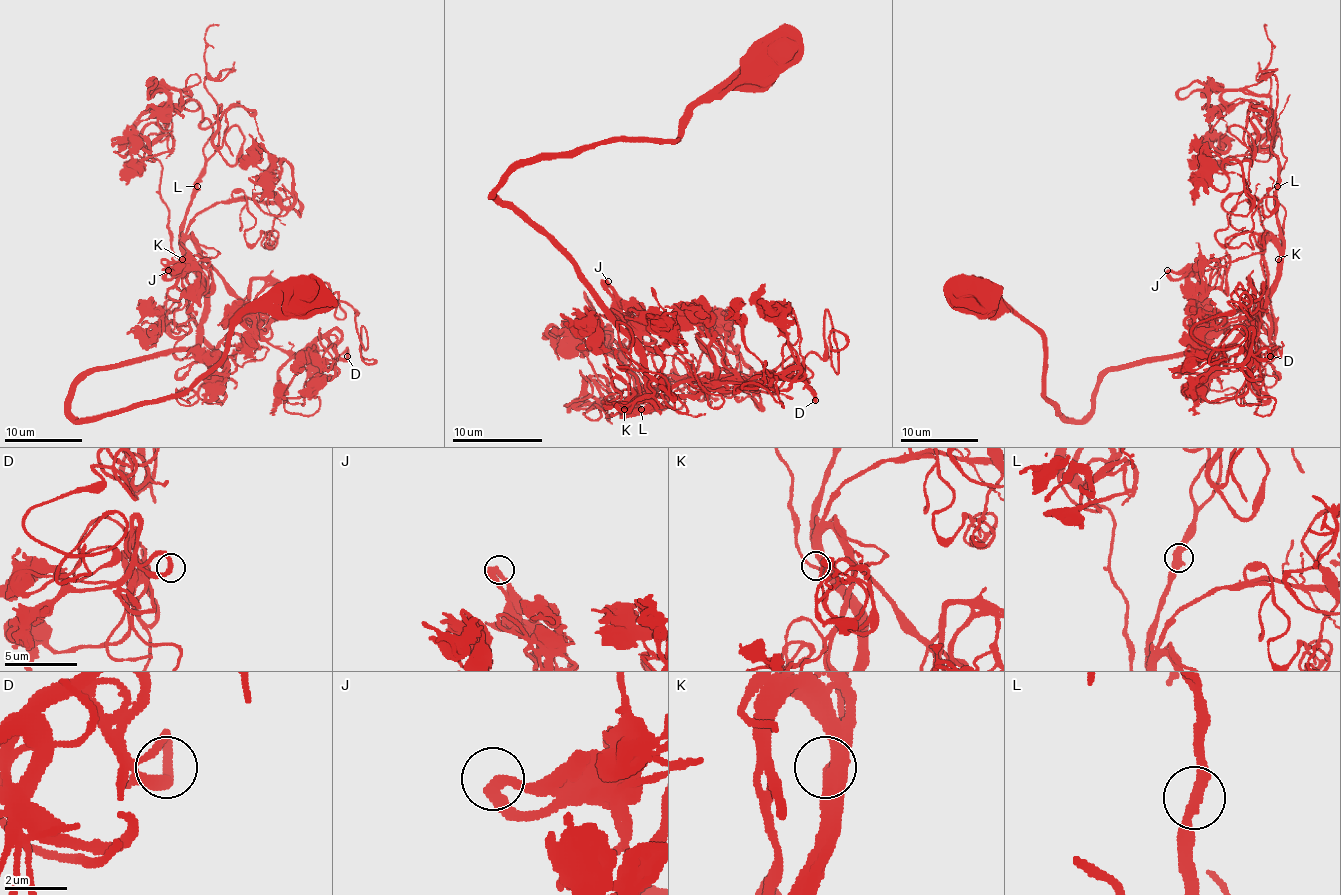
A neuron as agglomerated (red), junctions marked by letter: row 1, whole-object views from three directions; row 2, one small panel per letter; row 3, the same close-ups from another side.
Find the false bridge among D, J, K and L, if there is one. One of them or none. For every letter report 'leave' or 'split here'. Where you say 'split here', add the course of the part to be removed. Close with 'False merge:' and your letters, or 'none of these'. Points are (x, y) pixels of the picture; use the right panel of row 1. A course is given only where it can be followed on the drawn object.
D: leave
J: leave
K: leave
L: leave
False merge: none of these

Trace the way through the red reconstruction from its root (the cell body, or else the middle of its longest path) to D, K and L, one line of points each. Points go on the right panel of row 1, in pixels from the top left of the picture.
D: (980, 301), (1040, 334), (1044, 395), (1081, 420), (1108, 371), (1225, 348), (1274, 239), (1246, 346), (1270, 356)
K: (980, 301), (1040, 334), (1044, 395), (1081, 420), (1108, 371), (1225, 348), (1260, 311), (1278, 259)
L: (980, 301), (1040, 334), (1044, 395), (1081, 420), (1108, 371), (1221, 350), (1256, 317), (1280, 262), (1278, 187)

